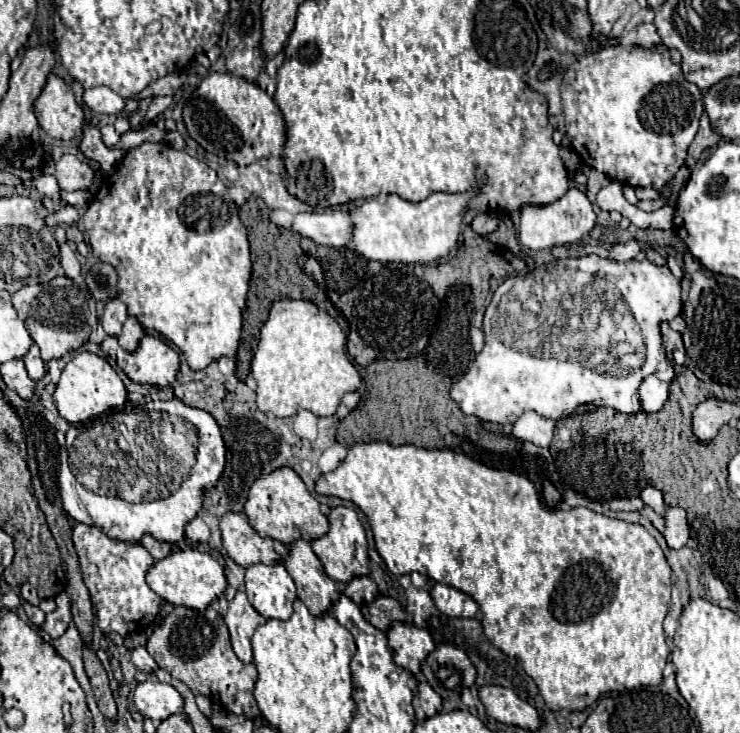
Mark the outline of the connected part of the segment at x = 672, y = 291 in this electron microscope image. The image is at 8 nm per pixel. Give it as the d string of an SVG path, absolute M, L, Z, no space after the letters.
M591 254L583 258L553 260L527 274L521 272L507 278L493 292L483 320L485 348L477 354L465 376L453 384L451 398L463 406L465 414L495 424L513 424L527 410L557 420L569 416L583 404L593 404L597 408L611 406L623 414L637 414L641 408L637 390L643 378L649 374L655 374L657 378L673 378L673 366L661 346L659 324L673 320L679 312L679 280L667 266L655 266L649 260L621 264Z

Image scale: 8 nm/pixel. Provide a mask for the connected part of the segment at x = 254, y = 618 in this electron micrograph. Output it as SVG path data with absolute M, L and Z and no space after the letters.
M243 590L237 592L237 596L229 604L229 610L223 618L225 618L225 624L229 628L231 644L233 644L233 650L237 654L237 658L245 664L251 664L253 662L251 636L257 630L257 626L265 624L267 620L249 604Z

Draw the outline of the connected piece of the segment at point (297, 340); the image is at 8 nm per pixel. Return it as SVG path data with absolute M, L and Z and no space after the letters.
M279 300L271 306L271 312L269 312L269 318L267 322L263 324L261 328L261 336L259 336L259 346L257 346L257 352L251 360L251 374L257 382L257 406L261 412L271 412L279 418L285 418L285 416L295 416L299 410L311 410L315 416L333 416L339 402L341 402L341 396L347 394L347 392L355 392L359 386L361 386L361 376L357 372L357 368L353 366L353 362L347 358L347 352L345 352L345 334L343 330L339 328L339 324L335 322L335 318L331 318L325 310L319 310L313 302L309 300Z

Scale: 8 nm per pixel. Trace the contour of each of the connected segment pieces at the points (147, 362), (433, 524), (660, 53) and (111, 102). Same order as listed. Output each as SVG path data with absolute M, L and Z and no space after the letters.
M107 336L103 352L113 358L117 366L137 384L163 388L175 382L179 370L179 354L155 336L143 336L135 352L123 350L117 338Z
M387 442L355 444L349 448L347 458L339 464L337 470L319 476L315 492L323 496L337 496L341 500L349 500L361 508L361 512L367 516L371 524L377 552L381 554L389 572L393 572L395 576L419 572L423 576L433 578L435 582L453 586L469 594L479 604L479 610L483 614L481 624L487 640L499 650L503 650L507 656L515 656L521 662L523 670L535 680L545 704L551 710L563 710L563 708L585 710L587 706L595 704L601 694L638 690L643 686L661 684L661 672L669 658L669 648L663 632L663 618L667 614L671 600L671 568L657 540L643 526L609 518L589 508L573 508L569 512L547 510L539 500L533 480L525 474L517 474L505 468L491 468L461 452L453 452L447 448L427 450L427 448L417 448L413 444L403 444L403 446L391 446Z
M609 46L609 48L599 48L587 56L577 58L573 64L567 66L565 74L563 74L563 84L561 84L561 104L563 104L563 114L565 114L565 132L569 136L571 148L579 154L579 158L583 160L585 166L591 166L599 172L603 172L605 176L609 176L611 180L619 180L625 182L627 186L653 186L655 190L661 190L667 182L673 180L675 172L681 168L681 164L685 162L687 156L687 148L695 138L697 126L699 126L699 118L703 114L703 102L701 102L701 90L687 82L681 74L679 64L673 64L669 58L669 50L657 50L657 52L649 52L649 50L641 50L639 46Z
M97 86L97 88L85 90L83 102L87 108L95 110L97 114L119 114L125 108L125 98L117 96L107 86Z

